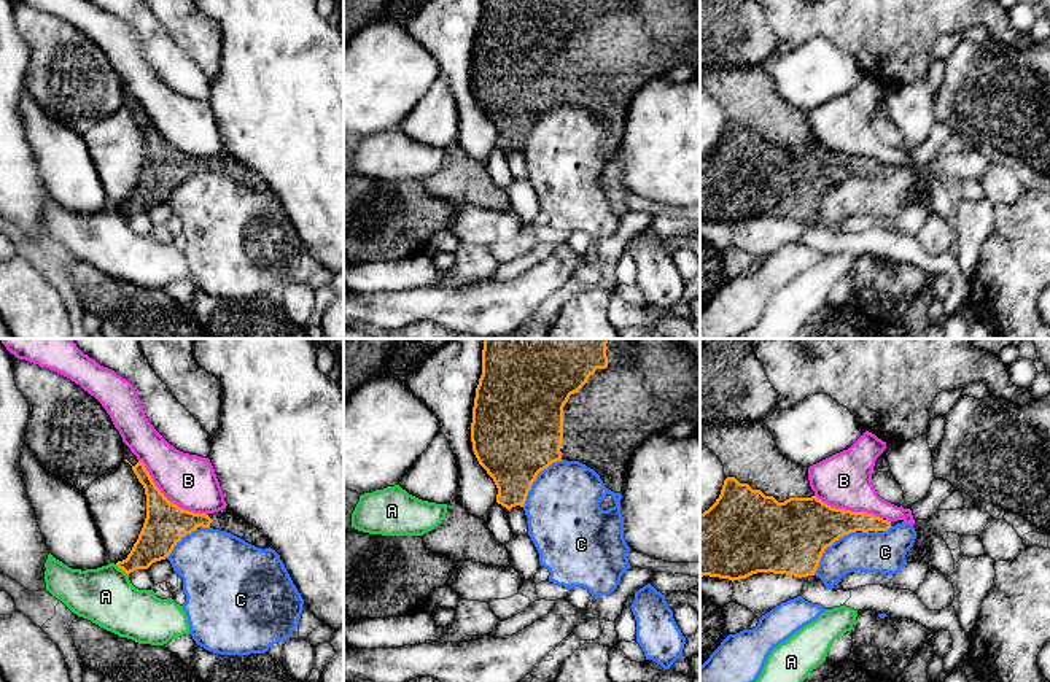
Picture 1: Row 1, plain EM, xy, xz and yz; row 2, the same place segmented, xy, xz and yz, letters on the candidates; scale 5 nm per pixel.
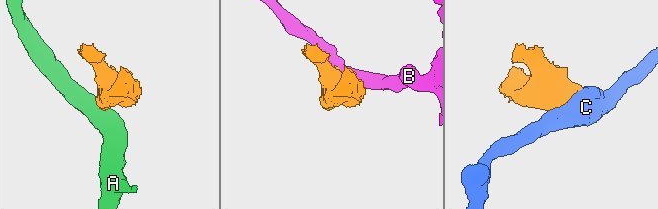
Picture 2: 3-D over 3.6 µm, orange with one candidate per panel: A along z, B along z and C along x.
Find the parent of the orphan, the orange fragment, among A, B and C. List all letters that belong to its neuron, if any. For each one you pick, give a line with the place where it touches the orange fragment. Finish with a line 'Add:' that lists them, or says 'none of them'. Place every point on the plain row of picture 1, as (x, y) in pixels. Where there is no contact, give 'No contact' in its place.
Add: none of them

